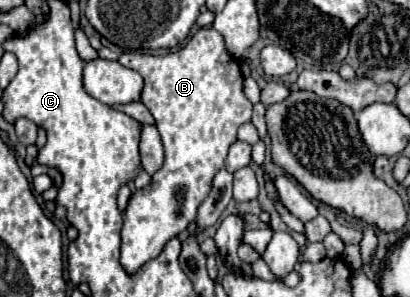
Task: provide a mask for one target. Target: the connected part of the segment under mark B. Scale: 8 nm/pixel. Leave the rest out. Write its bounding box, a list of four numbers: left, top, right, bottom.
[119,27,253,273]

